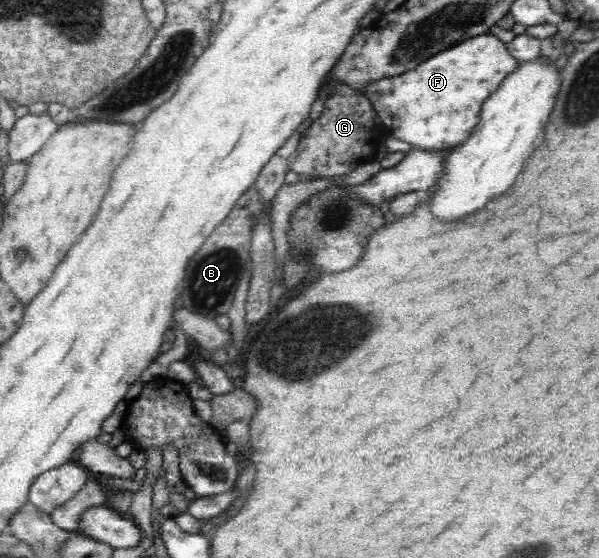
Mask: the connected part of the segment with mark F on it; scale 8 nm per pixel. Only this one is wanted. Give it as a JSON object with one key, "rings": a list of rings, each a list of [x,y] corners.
{"rings":[[[483,34],[466,39],[462,44],[448,48],[418,68],[404,72],[400,76],[388,77],[373,82],[367,86],[364,96],[367,97],[374,106],[374,111],[380,116],[384,124],[382,132],[390,132],[390,136],[404,140],[422,150],[447,150],[459,145],[466,140],[472,129],[478,124],[478,116],[482,110],[484,100],[497,90],[504,76],[508,76],[516,68],[517,60],[506,51],[505,43],[498,37],[491,34]]]}

